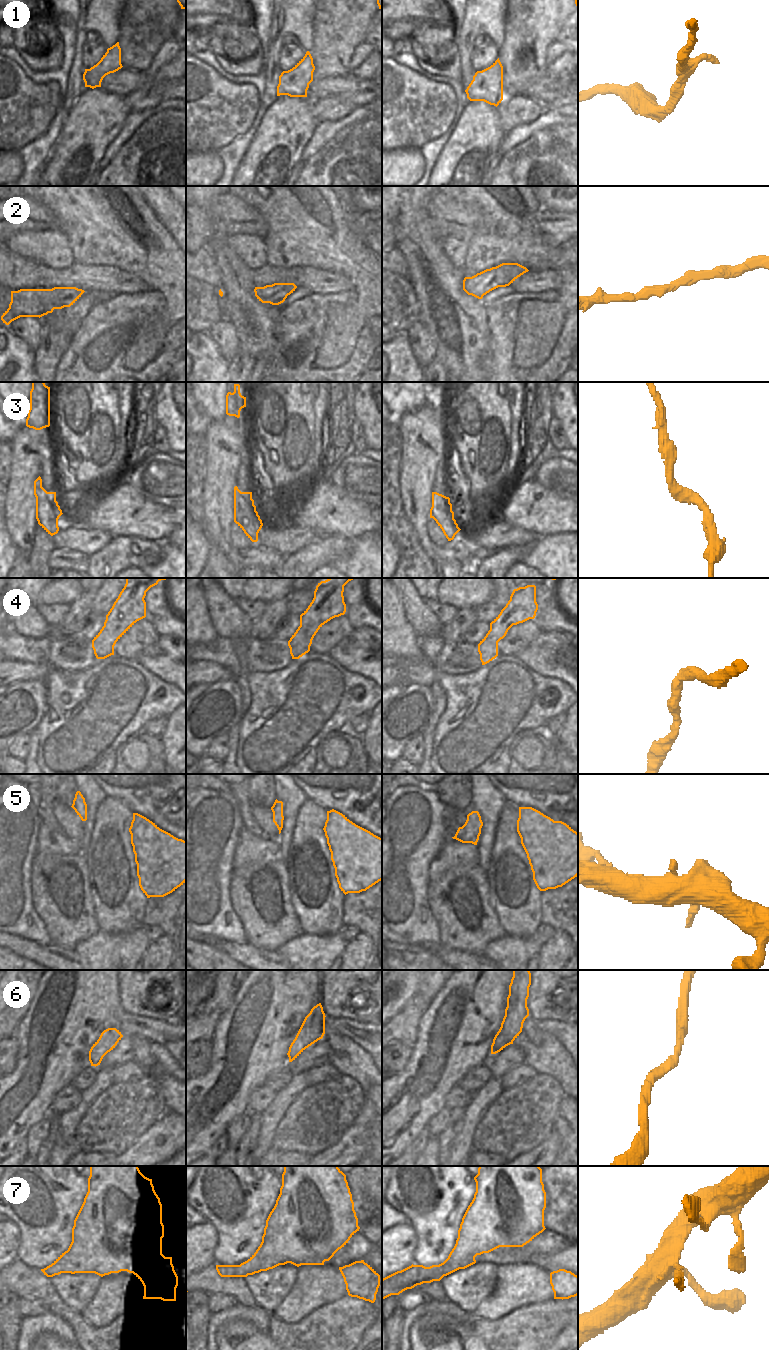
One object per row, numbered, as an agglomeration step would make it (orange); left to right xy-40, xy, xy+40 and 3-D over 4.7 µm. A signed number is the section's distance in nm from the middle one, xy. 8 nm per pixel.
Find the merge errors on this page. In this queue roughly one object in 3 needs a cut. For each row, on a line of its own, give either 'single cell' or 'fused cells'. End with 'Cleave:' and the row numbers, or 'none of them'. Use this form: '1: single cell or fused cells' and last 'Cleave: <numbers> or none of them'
1: single cell
2: single cell
3: single cell
4: single cell
5: single cell
6: single cell
7: fused cells
Cleave: 7

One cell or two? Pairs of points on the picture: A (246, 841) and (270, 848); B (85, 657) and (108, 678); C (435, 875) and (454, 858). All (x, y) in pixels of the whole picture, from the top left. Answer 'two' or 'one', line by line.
A: one
B: two
C: one

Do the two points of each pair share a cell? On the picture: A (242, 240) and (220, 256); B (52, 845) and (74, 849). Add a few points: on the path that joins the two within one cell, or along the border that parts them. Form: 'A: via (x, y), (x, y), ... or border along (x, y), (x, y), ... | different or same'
A: border along (211, 250), (225, 243), (246, 265) | different
B: via (57, 845), (69, 847) | same

